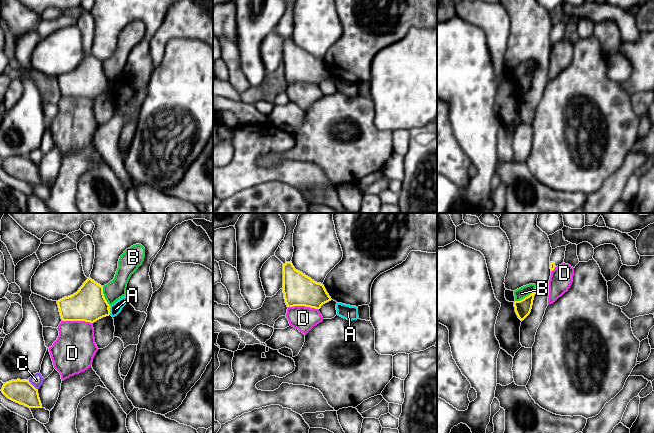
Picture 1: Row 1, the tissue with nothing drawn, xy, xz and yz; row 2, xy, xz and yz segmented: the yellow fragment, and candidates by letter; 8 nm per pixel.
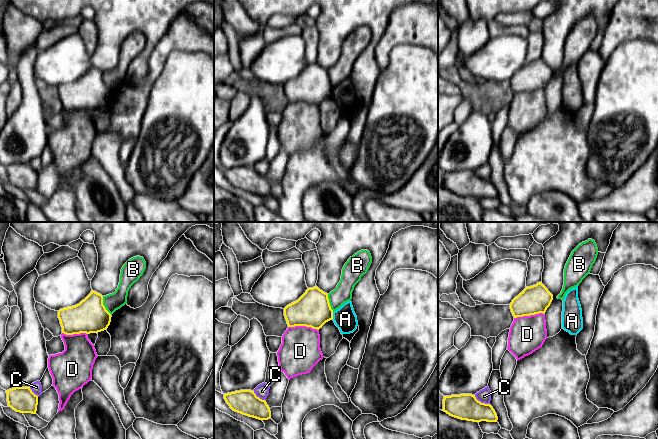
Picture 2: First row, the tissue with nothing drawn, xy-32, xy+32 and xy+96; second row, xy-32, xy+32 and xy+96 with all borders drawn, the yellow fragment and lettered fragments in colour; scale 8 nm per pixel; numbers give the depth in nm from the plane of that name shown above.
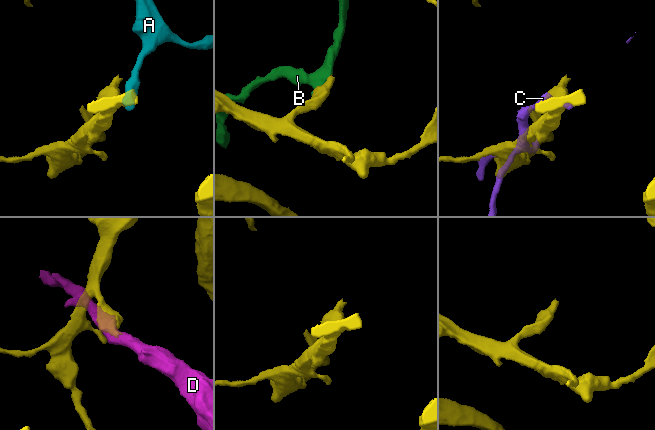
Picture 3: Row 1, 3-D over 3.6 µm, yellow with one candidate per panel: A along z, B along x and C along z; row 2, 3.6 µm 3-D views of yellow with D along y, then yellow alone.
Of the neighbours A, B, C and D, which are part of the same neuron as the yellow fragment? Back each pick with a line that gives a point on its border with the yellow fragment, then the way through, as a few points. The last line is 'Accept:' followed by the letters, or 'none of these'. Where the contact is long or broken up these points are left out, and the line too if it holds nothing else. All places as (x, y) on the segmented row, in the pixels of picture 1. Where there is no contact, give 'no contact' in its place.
Accept: none of these

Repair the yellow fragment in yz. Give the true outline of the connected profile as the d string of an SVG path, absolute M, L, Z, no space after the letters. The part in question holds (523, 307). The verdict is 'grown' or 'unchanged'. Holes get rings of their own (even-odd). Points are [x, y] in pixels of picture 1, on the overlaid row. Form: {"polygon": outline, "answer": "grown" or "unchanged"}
{"polygon": "M536 286L535 290L529 296L520 301L514 302L515 312L521 321L523 321L530 314L534 296L537 291L538 287Z", "answer": "unchanged"}

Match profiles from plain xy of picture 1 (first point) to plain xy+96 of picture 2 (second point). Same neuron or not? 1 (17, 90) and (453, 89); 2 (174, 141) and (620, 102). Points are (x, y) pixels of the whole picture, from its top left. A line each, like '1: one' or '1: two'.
1: two
2: one

